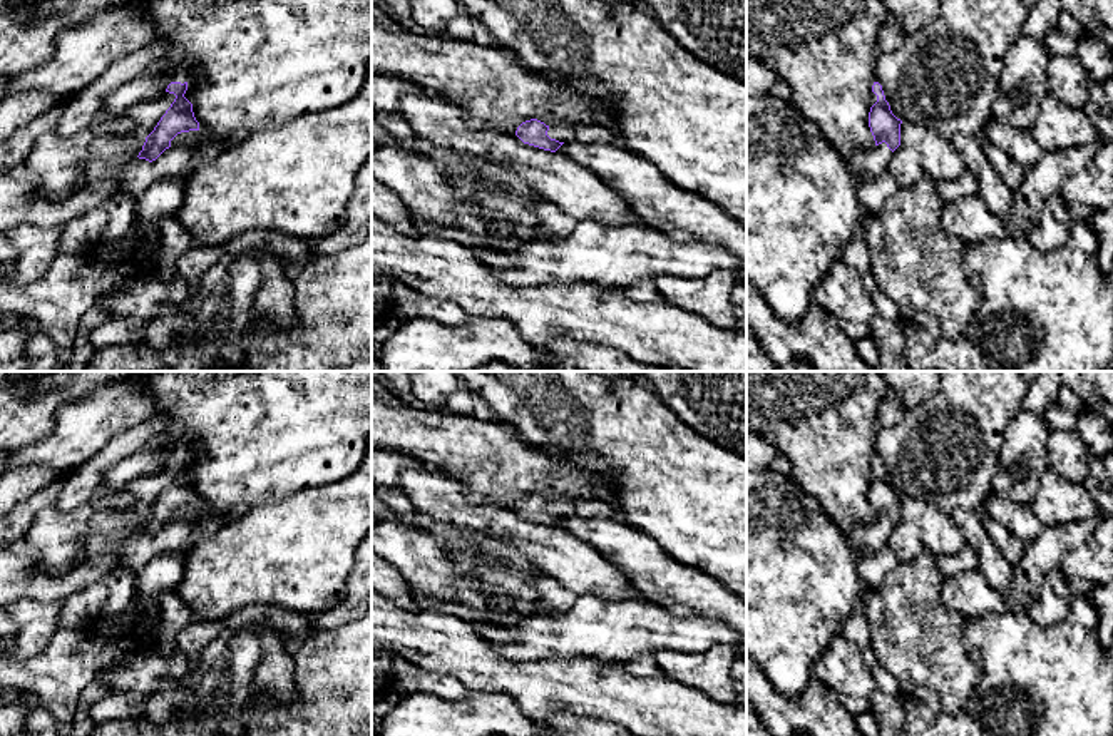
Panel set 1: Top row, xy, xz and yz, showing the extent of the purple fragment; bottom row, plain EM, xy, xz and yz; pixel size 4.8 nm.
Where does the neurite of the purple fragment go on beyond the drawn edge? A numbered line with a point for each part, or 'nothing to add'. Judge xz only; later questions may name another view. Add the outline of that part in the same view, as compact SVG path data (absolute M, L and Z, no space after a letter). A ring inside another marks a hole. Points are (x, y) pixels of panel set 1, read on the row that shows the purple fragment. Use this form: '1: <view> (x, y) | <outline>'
1: xz (559, 132) | M552 125L552 127L549 127L547 135L551 139L559 141L559 142L572 142L572 141L576 141L574 125Z

